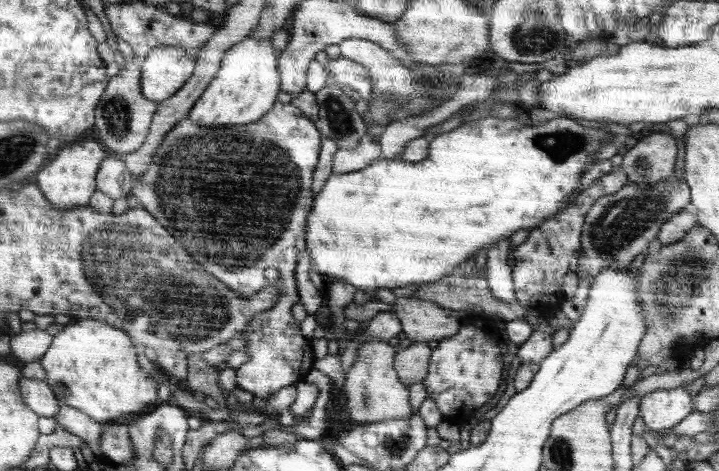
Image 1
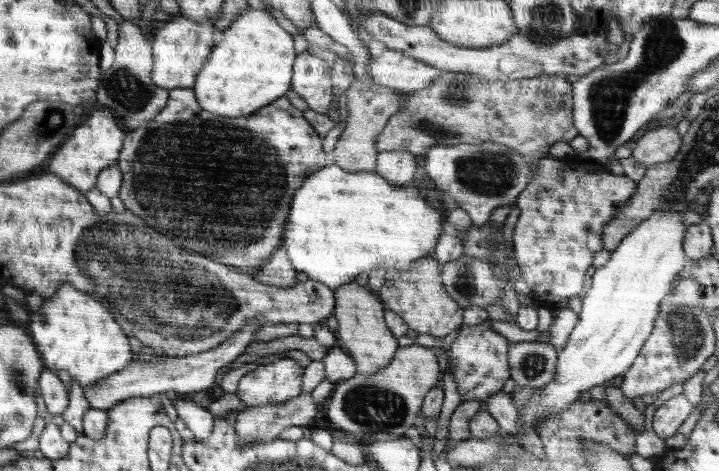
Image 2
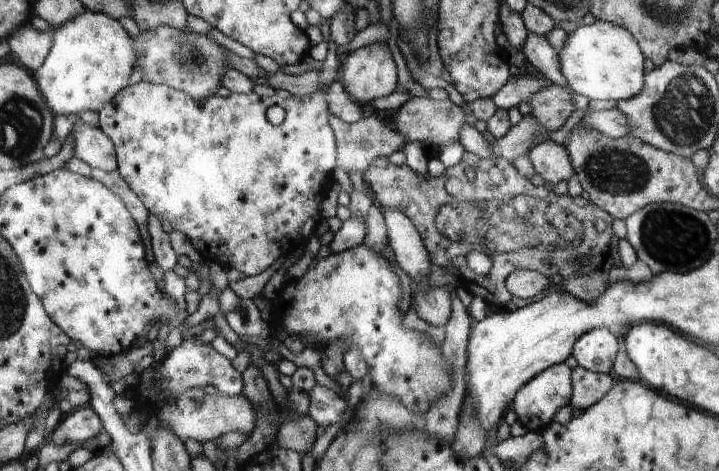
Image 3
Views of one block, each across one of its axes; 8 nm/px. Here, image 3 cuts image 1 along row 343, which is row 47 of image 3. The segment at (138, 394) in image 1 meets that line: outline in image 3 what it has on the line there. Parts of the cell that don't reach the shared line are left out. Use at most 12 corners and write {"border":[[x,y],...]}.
{"border":[[86,9],[35,71],[58,116],[100,113],[128,87],[132,40]]}

